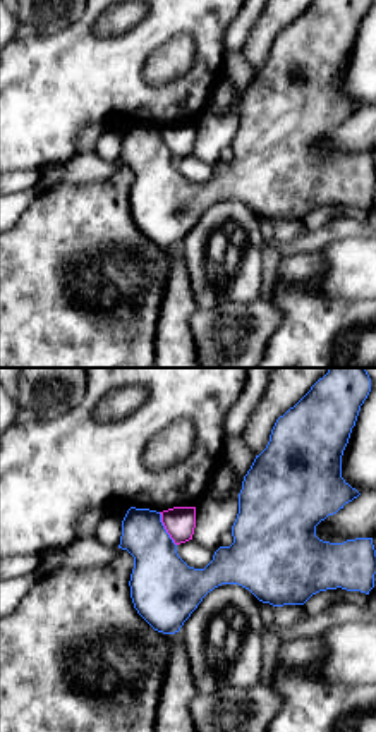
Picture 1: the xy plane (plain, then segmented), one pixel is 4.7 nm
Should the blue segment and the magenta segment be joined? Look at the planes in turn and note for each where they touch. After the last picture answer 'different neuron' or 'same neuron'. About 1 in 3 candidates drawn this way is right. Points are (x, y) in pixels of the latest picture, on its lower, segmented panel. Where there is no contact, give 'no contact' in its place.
(165, 530)

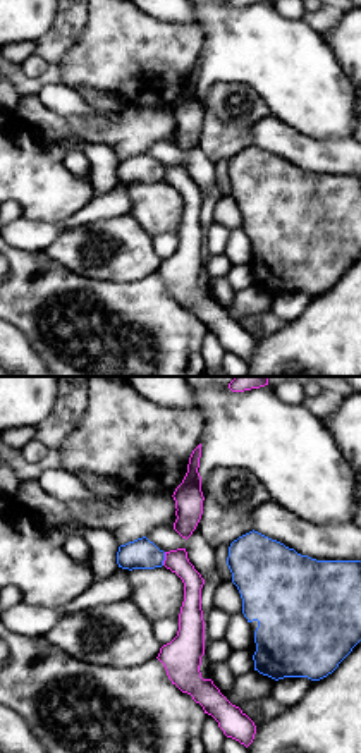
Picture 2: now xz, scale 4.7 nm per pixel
(164, 559)

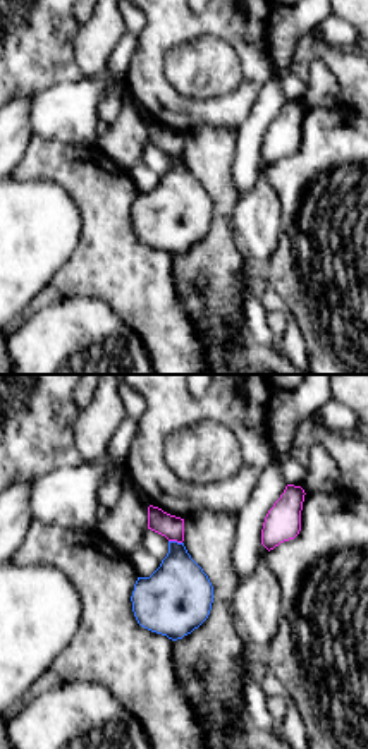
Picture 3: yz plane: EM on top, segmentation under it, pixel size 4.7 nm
(176, 541)

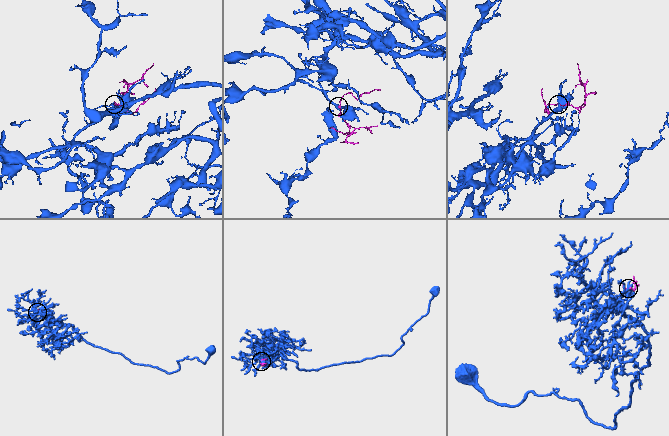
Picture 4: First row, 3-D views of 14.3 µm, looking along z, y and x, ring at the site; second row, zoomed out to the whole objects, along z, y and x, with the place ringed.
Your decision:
different neuron

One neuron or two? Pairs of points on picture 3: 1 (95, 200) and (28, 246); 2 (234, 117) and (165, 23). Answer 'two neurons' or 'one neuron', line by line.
1: two neurons
2: one neuron

